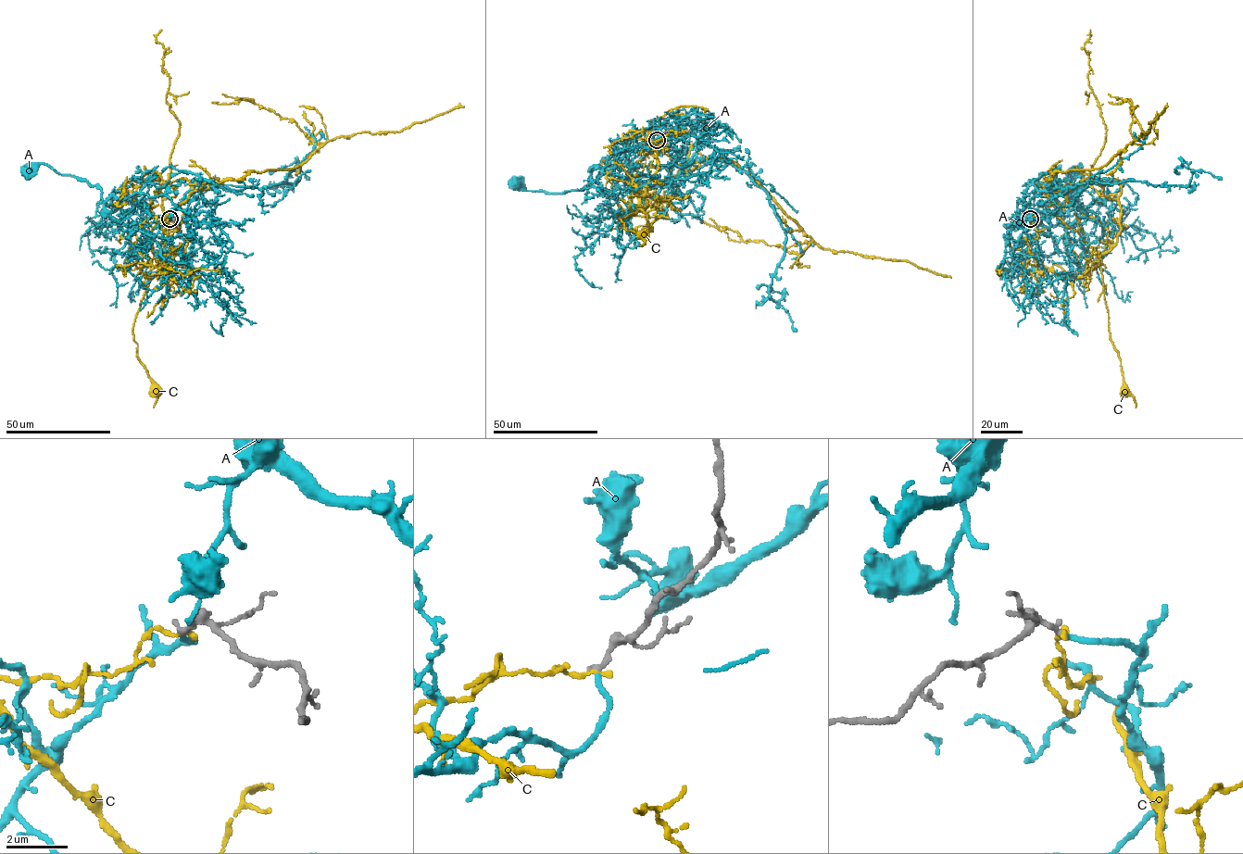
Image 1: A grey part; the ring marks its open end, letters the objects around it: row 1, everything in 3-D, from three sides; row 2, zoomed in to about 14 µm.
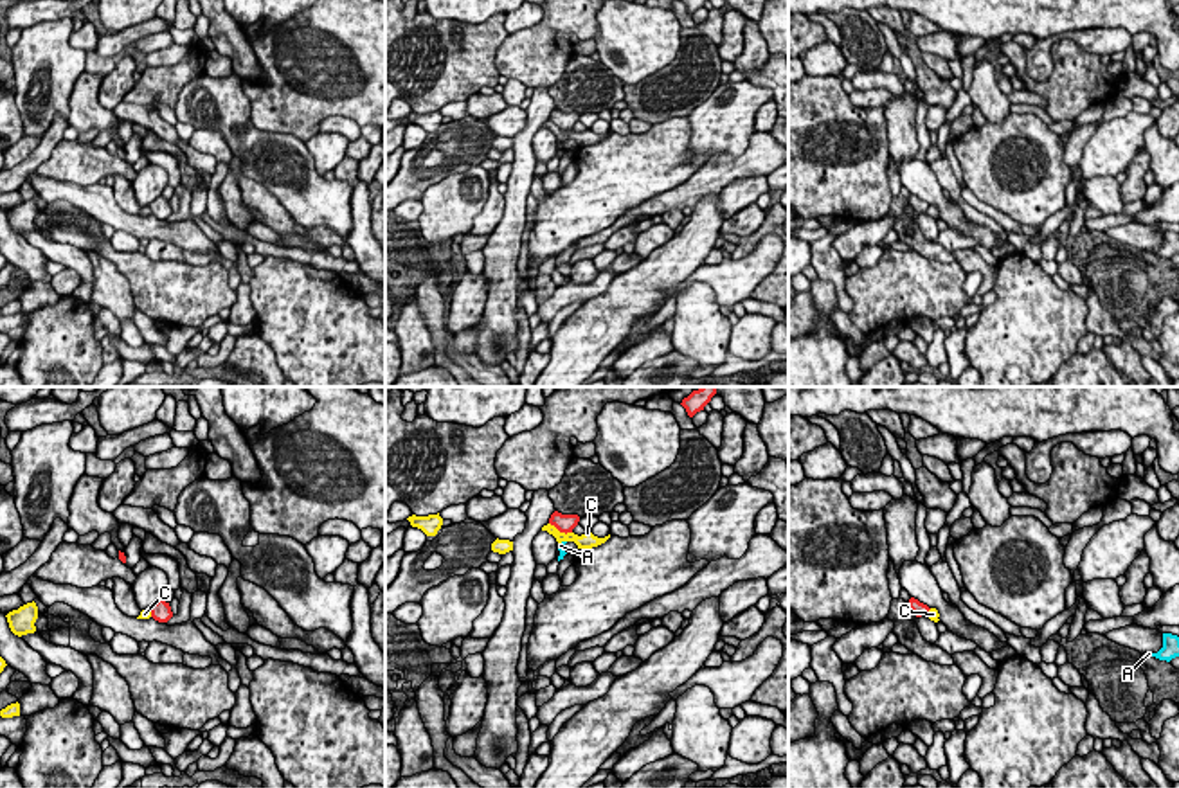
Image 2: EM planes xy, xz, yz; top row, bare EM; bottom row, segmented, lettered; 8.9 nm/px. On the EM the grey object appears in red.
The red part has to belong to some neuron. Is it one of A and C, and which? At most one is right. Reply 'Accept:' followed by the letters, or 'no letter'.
Accept: A

